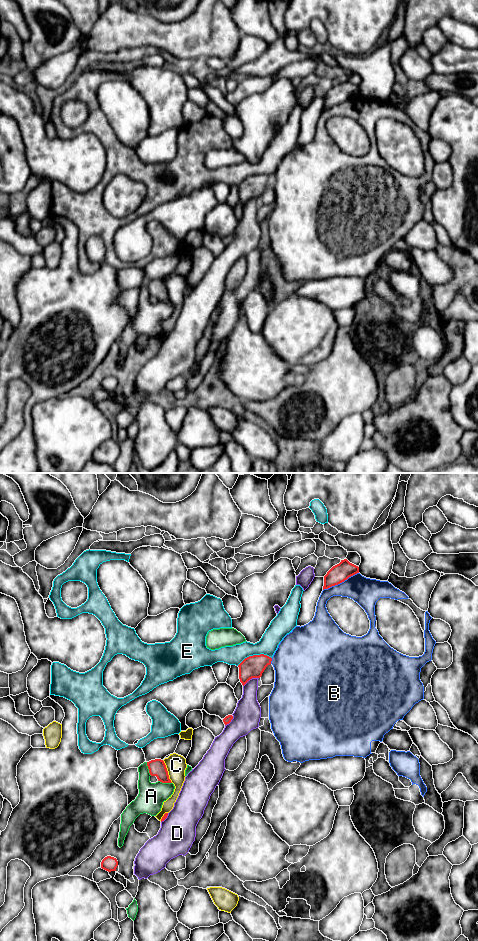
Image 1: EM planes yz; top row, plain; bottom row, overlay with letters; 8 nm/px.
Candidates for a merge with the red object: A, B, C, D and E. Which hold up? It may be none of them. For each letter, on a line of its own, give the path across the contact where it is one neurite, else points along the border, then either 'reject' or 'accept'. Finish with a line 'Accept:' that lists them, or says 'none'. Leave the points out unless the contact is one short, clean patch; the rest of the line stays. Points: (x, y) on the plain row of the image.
A: reject
B: reject
C: reject
D: reject
E: reject
Accept: none

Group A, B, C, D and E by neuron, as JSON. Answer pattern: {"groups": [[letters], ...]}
{"groups": [["A"], ["B"], ["C"], ["D"], ["E"]]}

